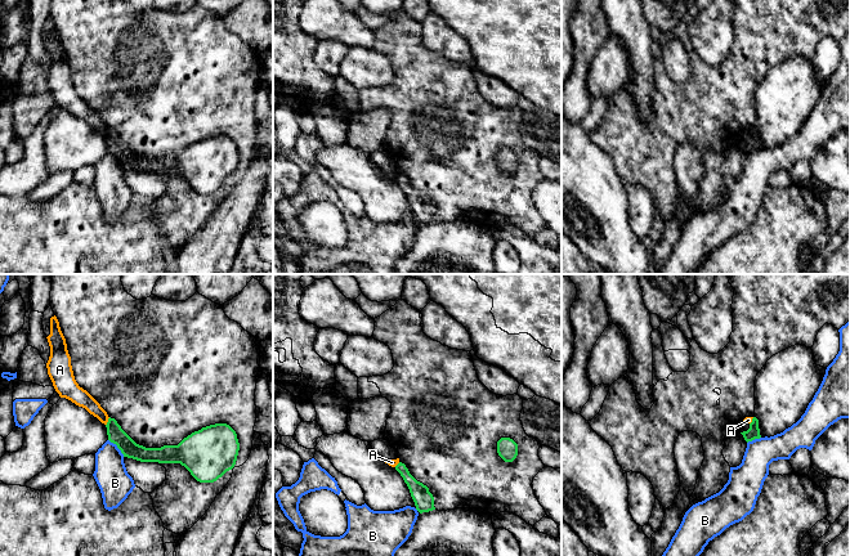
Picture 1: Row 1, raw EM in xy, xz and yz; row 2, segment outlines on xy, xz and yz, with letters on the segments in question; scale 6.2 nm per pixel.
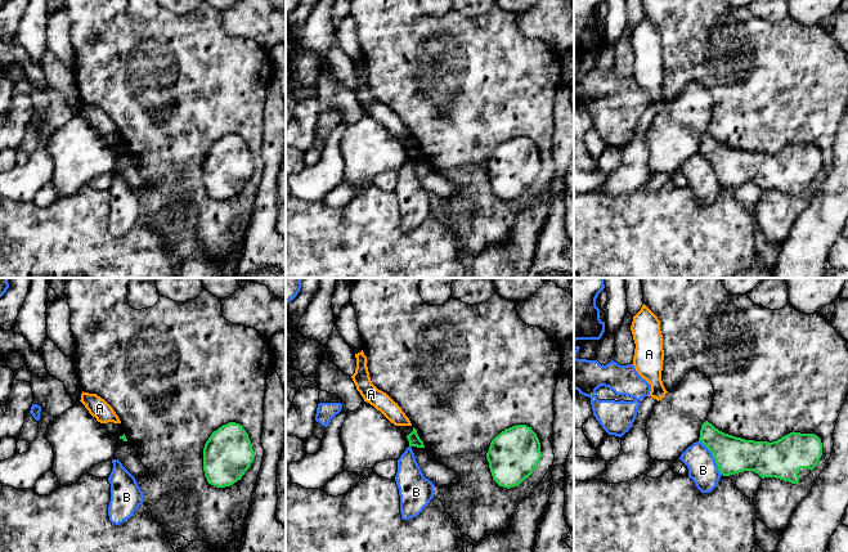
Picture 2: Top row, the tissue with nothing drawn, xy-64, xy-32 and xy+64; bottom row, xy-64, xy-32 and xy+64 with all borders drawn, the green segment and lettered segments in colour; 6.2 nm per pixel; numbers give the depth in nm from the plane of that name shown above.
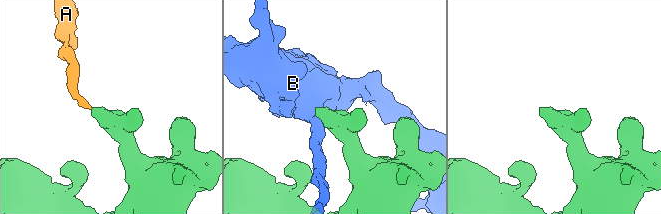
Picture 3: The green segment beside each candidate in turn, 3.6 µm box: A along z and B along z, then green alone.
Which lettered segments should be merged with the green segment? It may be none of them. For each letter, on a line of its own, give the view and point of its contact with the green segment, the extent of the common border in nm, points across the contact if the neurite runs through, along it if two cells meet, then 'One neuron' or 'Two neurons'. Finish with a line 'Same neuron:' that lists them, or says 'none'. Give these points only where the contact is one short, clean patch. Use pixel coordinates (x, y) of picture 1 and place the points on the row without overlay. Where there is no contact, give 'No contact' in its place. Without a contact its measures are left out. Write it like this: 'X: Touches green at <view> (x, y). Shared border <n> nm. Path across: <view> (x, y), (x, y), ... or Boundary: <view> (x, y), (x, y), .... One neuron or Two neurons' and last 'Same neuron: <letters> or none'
A: Touches green at xy (108, 133). Shared border 60 nm. Boundary: xy (110, 129), (106, 137). Two neurons
B: Touches green at xy (117, 158). Shared border 150 nm. Boundary: xy (108, 151), (124, 167). Two neurons
Same neuron: none

